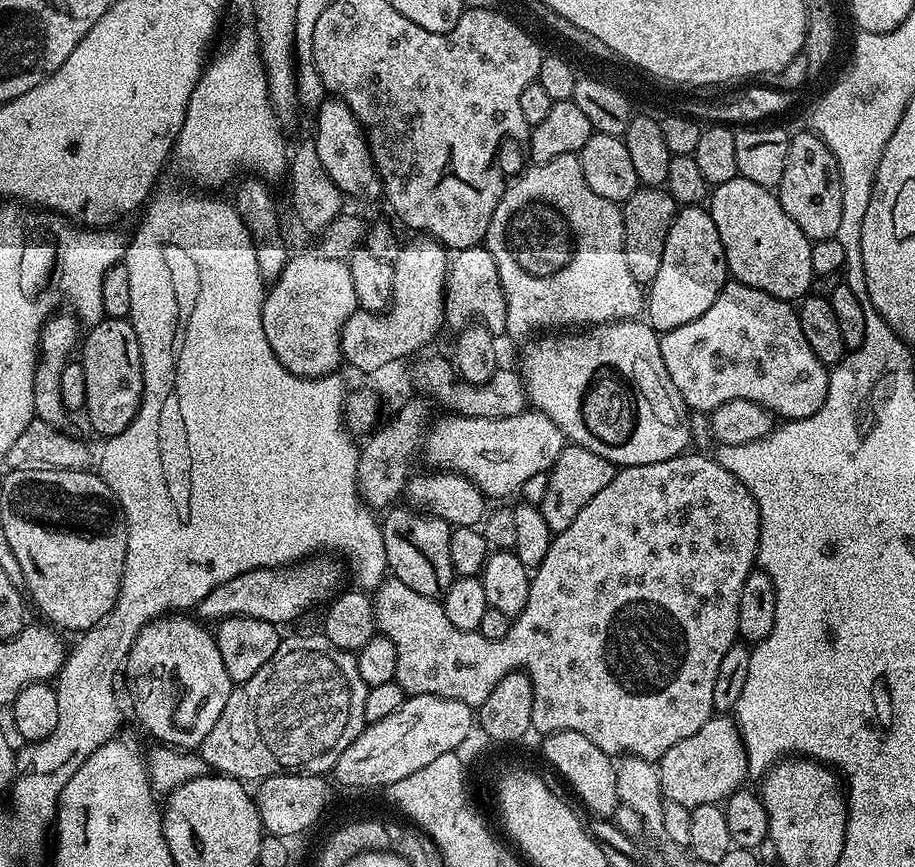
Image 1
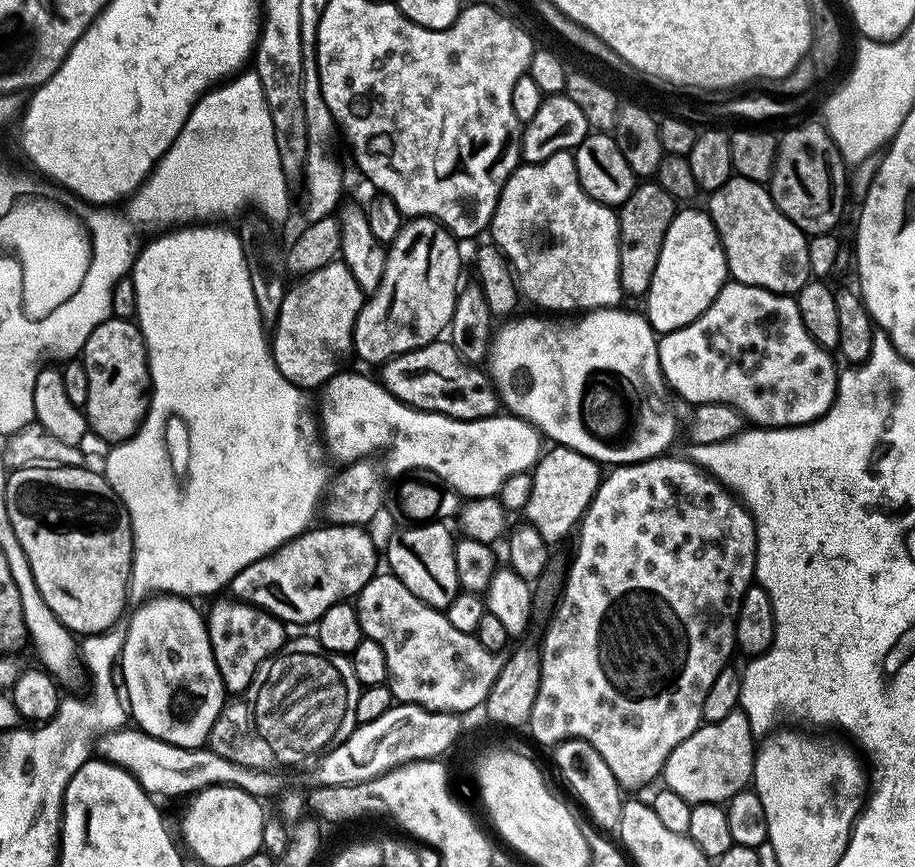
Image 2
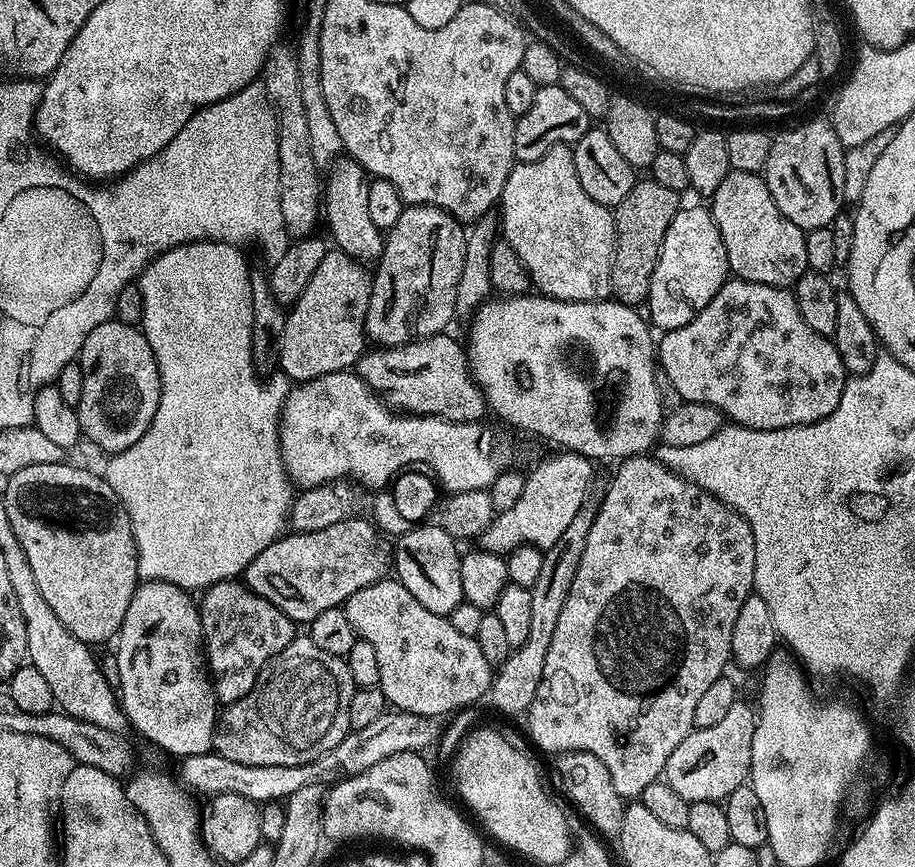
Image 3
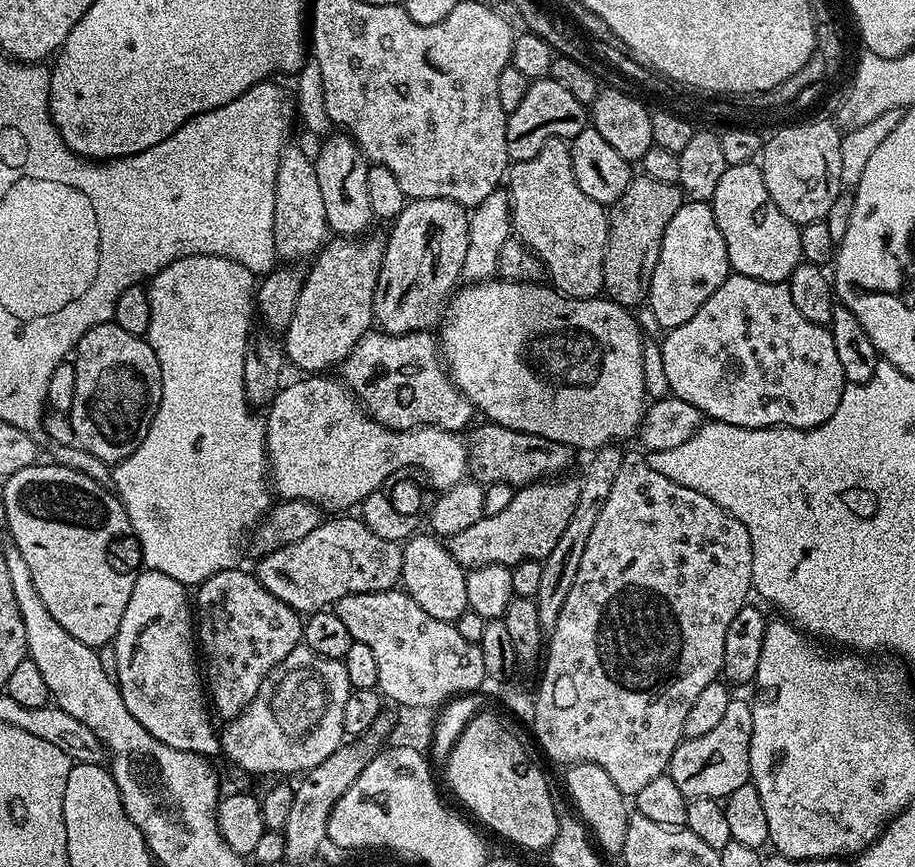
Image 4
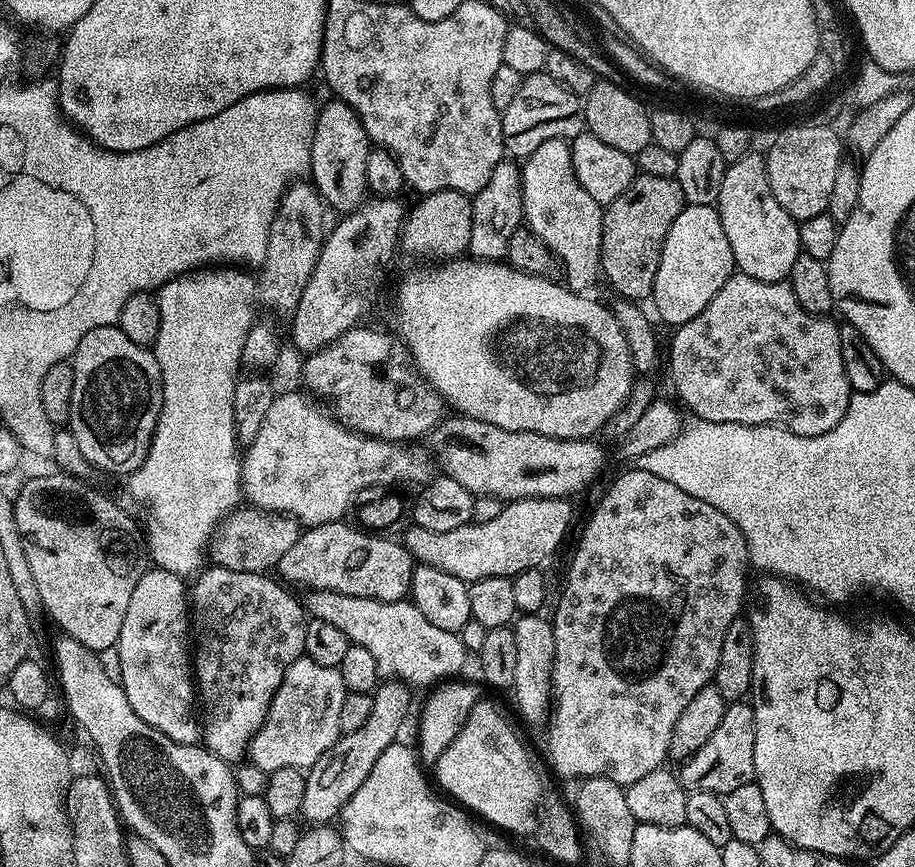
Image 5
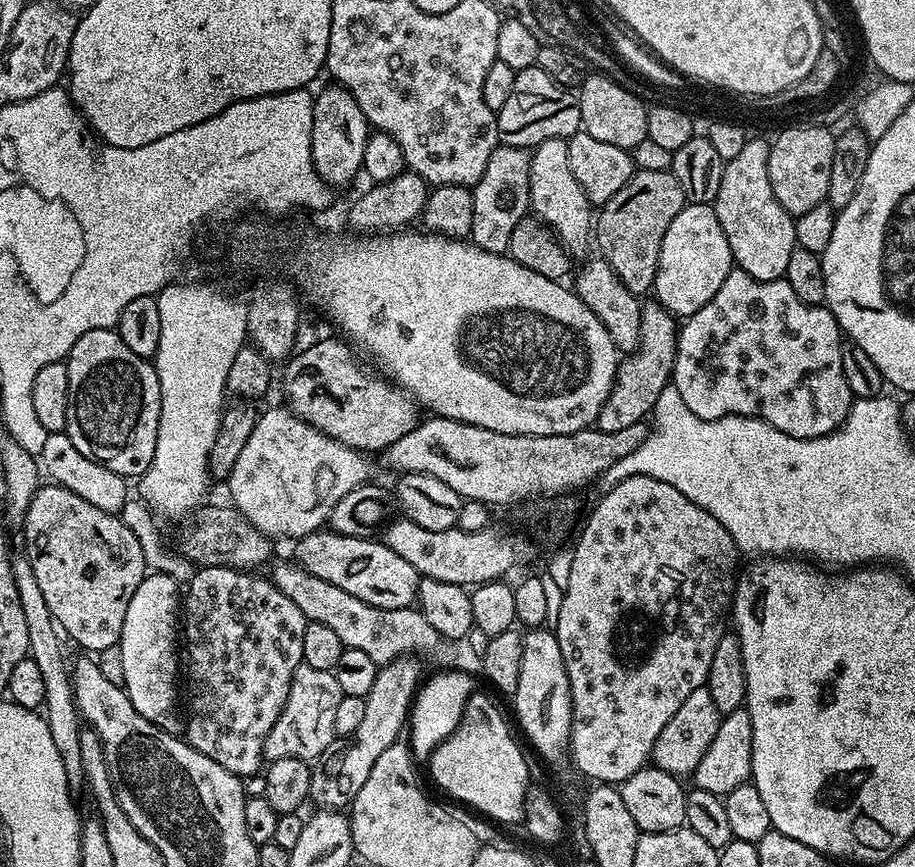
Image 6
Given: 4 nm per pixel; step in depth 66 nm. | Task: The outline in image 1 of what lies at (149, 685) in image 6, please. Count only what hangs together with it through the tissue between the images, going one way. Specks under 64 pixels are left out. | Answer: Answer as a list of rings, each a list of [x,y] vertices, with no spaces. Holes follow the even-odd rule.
[[[165,614],[159,620],[152,620],[144,626],[128,652],[126,673],[128,672],[128,680],[132,683],[136,716],[144,723],[145,730],[156,739],[153,741],[161,745],[181,750],[199,749],[206,734],[214,730],[214,722],[218,722],[218,714],[222,714],[232,693],[234,685],[222,663],[222,650],[218,650],[215,635],[203,627],[207,628],[191,615]]]

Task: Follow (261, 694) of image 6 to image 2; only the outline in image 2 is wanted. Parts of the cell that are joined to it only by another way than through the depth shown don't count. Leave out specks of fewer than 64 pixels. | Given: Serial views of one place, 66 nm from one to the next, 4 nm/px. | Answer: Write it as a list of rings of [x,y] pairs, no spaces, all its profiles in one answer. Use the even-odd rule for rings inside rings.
[[[235,598],[227,599],[211,601],[212,609],[207,609],[206,623],[210,646],[214,650],[214,662],[218,666],[218,674],[222,674],[224,691],[239,694],[250,686],[261,664],[272,659],[284,647],[286,625],[259,604],[247,604],[244,600]]]

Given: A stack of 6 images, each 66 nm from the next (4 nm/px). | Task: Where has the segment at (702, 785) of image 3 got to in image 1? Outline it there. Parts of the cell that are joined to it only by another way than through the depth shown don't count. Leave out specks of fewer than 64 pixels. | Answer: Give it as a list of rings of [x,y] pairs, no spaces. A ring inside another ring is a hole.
[[[713,715],[712,719],[706,722],[706,726],[698,730],[698,734],[690,734],[690,738],[682,738],[682,742],[670,746],[670,750],[666,750],[666,754],[660,757],[658,767],[665,800],[682,802],[682,806],[687,808],[703,804],[720,804],[727,800],[731,792],[741,787],[748,776],[748,759],[744,749],[744,739],[740,737],[740,728],[731,715]]]

